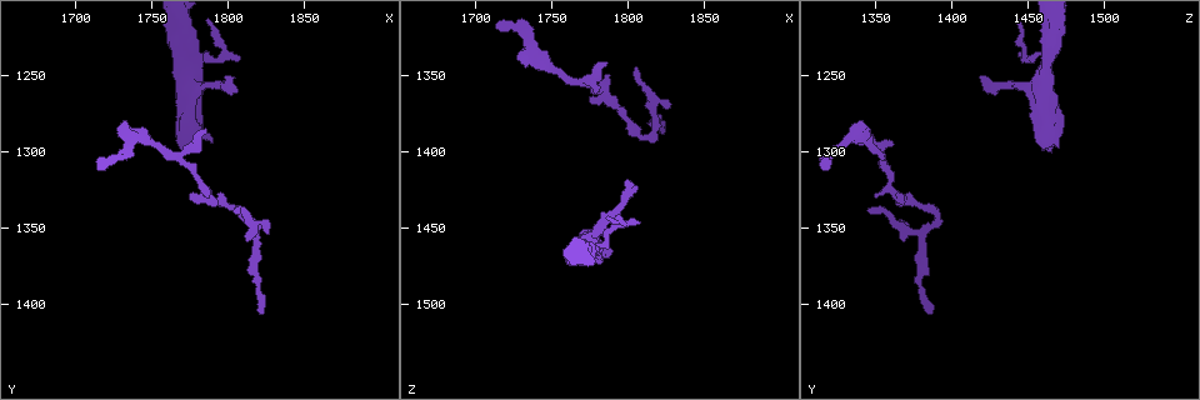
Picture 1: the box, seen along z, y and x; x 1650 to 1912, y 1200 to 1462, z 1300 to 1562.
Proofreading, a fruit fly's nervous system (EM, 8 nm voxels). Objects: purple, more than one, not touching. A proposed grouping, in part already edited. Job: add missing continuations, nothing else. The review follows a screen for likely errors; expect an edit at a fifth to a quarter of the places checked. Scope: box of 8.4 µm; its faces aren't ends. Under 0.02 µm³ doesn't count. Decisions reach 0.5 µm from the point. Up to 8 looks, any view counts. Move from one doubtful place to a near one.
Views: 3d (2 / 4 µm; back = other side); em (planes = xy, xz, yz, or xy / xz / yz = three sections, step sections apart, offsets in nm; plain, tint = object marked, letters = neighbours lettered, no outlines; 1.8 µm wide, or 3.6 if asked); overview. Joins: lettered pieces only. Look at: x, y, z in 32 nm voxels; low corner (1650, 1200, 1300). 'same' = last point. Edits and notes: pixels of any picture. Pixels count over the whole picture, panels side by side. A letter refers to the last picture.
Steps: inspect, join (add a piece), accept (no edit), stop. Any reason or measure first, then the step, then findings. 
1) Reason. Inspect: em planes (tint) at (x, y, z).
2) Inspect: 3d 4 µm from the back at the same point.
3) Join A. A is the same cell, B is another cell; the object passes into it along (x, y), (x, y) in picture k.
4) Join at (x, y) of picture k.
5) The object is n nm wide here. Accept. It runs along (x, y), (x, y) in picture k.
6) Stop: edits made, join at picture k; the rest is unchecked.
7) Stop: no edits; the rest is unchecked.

Free end. Inspect: em xy step 16 (letters) at (1788, 1294, 1466).

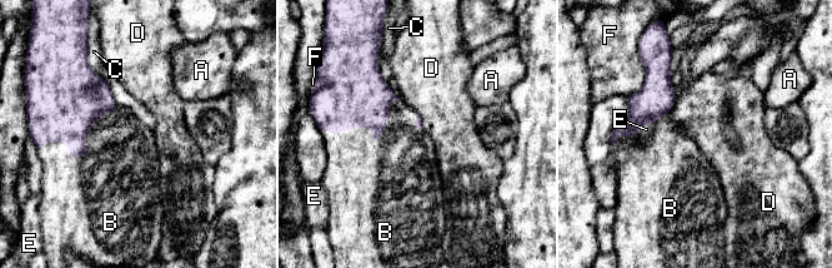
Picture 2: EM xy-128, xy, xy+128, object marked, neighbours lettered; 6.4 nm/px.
Inspect: em planes (letters) at the same point.

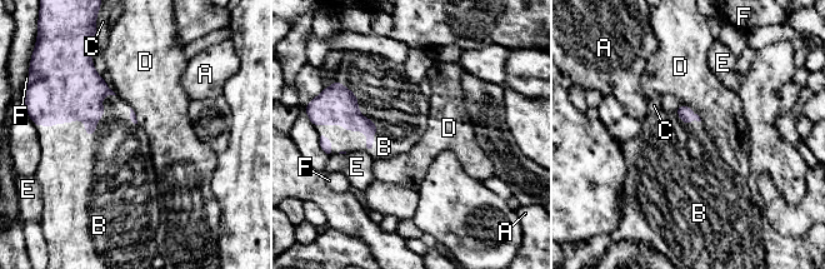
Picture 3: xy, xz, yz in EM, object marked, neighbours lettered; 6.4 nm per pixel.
Join B. B is the same cell, A, C, D, E and F are other cells; the object passes into it along (81, 99), (88, 137), (69, 170) in picture 3; the neuron continues.

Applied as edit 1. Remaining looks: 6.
Free end. Inspect: em planes (tint) at (1786, 1286, 1340).

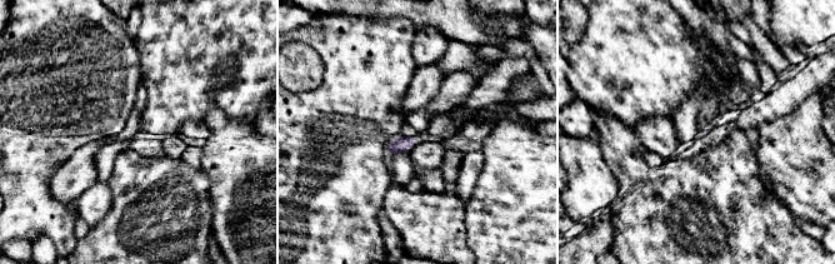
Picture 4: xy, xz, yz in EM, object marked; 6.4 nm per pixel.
What lies round it. Inspect: em planes (letters) at the same point.

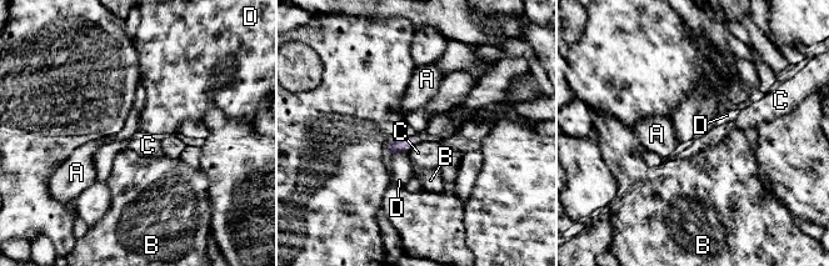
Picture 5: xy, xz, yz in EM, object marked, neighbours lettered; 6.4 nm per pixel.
Accept. A, B, C and D are other cells; a border runs along (418, 136), (418, 140), (408, 150) in picture 5; no lettered piece goes on from it.

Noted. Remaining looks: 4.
Tapers out. Inspect: em planes (plain) at (1808, 1242, 1448).

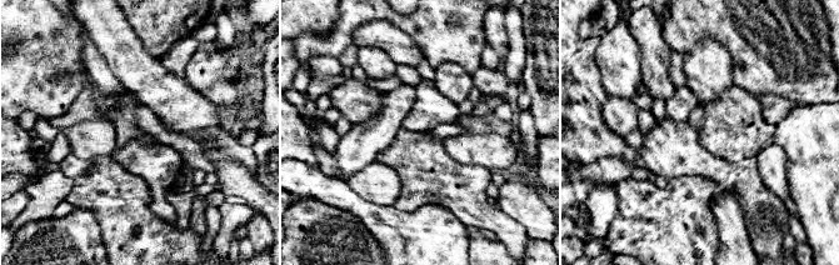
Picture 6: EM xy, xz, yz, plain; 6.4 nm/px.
What lies round it. Inspect: em planes (letters) at the same point.

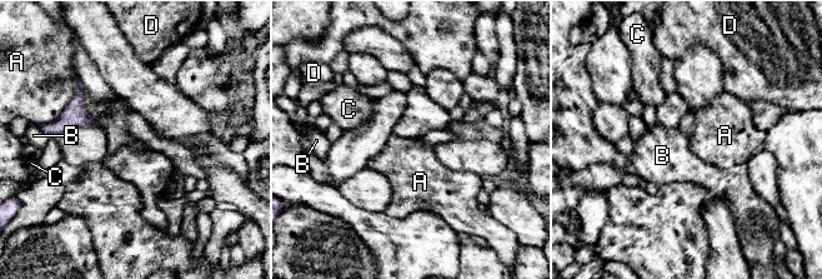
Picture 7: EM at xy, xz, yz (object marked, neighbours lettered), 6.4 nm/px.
Accept. A, B, C and D are other cells; a border runs along (76, 75), (74, 96), (46, 124) in picture 7; none of them fits.

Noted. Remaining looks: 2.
Thin end. Inspect: 3d 2 µm from the back at (1826, 1354, 1372).

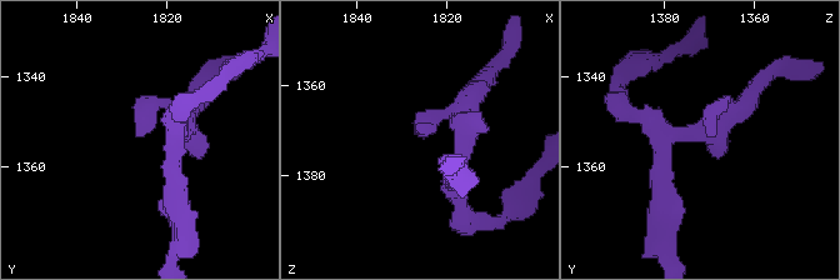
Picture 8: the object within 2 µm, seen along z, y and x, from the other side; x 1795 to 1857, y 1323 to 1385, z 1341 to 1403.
Inspect: em planes (letters) at (1826, 1353, 1370).

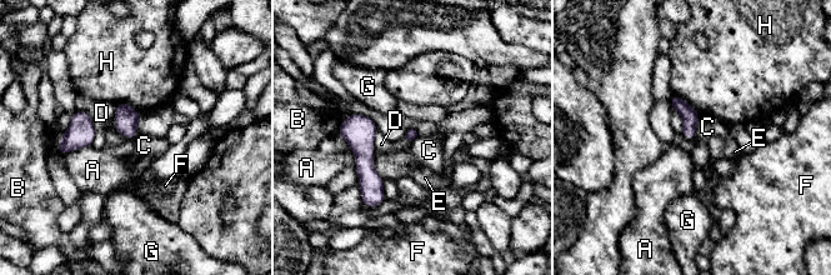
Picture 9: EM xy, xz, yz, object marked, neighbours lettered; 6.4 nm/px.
Accept. A, B, C, D, E, F, G and H are other cells; a border runs along (700, 116), (692, 139) in picture 9; none of them fits.

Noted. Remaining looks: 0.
Stop: edits made, join at picture 3; the rest is unchecked.

